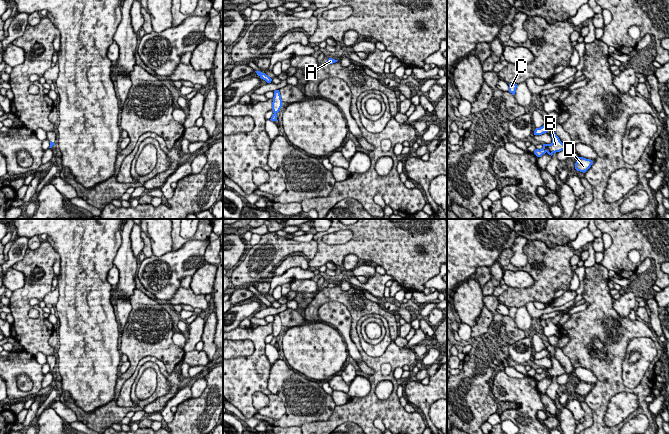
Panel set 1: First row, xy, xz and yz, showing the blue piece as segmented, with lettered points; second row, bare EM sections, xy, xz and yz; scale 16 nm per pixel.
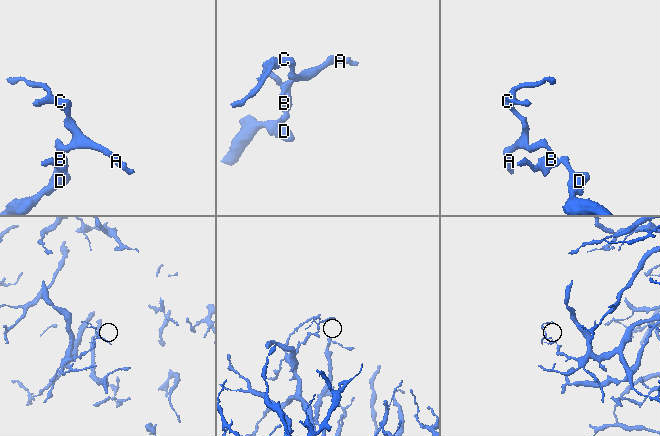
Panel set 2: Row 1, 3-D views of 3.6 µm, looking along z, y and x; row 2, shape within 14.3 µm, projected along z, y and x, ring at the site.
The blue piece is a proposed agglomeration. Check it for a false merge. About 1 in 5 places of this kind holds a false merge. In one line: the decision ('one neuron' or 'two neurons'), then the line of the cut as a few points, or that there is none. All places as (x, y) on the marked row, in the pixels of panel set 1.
two neurons; cut yz (563, 144), (565, 147)

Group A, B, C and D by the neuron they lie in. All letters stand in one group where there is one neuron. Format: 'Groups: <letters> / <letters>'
Groups: A B C / D

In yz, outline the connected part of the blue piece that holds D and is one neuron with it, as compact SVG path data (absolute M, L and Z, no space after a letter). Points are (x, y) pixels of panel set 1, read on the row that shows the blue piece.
M577 156L575 169L577 171L585 173L591 167L592 164L593 164L592 160Z

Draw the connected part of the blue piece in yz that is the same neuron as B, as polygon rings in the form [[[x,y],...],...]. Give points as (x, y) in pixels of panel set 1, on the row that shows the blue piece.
[[[554,133],[551,134],[552,143],[551,144],[543,144],[542,149],[535,149],[534,154],[537,157],[541,157],[546,152],[549,155],[553,155],[556,152],[560,152],[565,149],[565,145],[560,141],[559,137]]]

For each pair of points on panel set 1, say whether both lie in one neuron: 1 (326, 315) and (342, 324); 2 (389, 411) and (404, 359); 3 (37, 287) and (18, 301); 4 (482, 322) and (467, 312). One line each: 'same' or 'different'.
1: same
2: same
3: same
4: different

